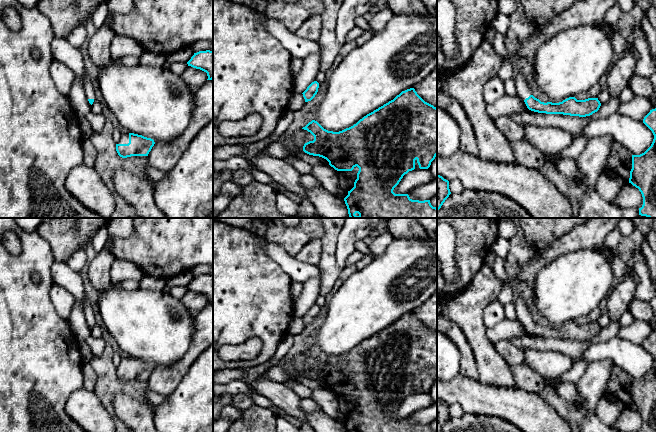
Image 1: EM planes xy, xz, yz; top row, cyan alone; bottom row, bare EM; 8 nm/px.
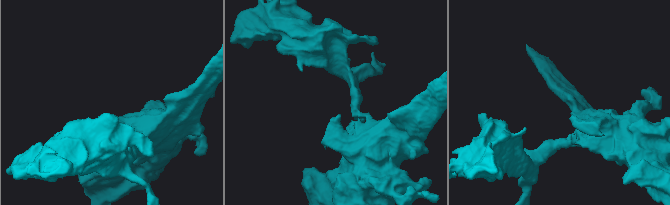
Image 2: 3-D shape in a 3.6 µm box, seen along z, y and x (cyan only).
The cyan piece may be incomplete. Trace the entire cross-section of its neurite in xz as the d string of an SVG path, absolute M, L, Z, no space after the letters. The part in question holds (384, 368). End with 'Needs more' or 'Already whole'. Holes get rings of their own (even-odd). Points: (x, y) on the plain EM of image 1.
M414 312L402 315L393 324L342 355L328 355L315 344L302 353L314 360L313 365L304 368L305 377L326 383L337 395L352 395L356 390L359 392L354 411L344 422L347 432L436 432L431 429L430 424L412 424L408 418L393 416L403 400L415 393L416 386L420 393L428 393L437 380L437 332L425 326Z. Already whole

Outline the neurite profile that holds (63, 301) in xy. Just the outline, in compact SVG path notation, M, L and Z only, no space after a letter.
M54 283L50 298L58 315L68 321L71 311L77 306L74 296L64 287Z

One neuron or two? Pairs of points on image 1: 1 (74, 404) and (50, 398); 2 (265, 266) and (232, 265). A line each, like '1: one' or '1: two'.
1: two
2: one

